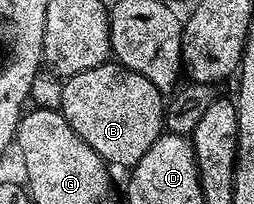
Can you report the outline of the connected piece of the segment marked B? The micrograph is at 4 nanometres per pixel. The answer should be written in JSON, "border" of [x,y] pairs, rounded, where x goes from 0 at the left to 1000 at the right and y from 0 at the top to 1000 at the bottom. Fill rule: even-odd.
{"border":[[[413,304],[272,377],[244,417],[236,544],[268,618],[378,735],[421,809],[469,804],[484,833],[528,819],[583,716],[646,647],[646,461],[567,363],[504,343],[461,304]]]}

